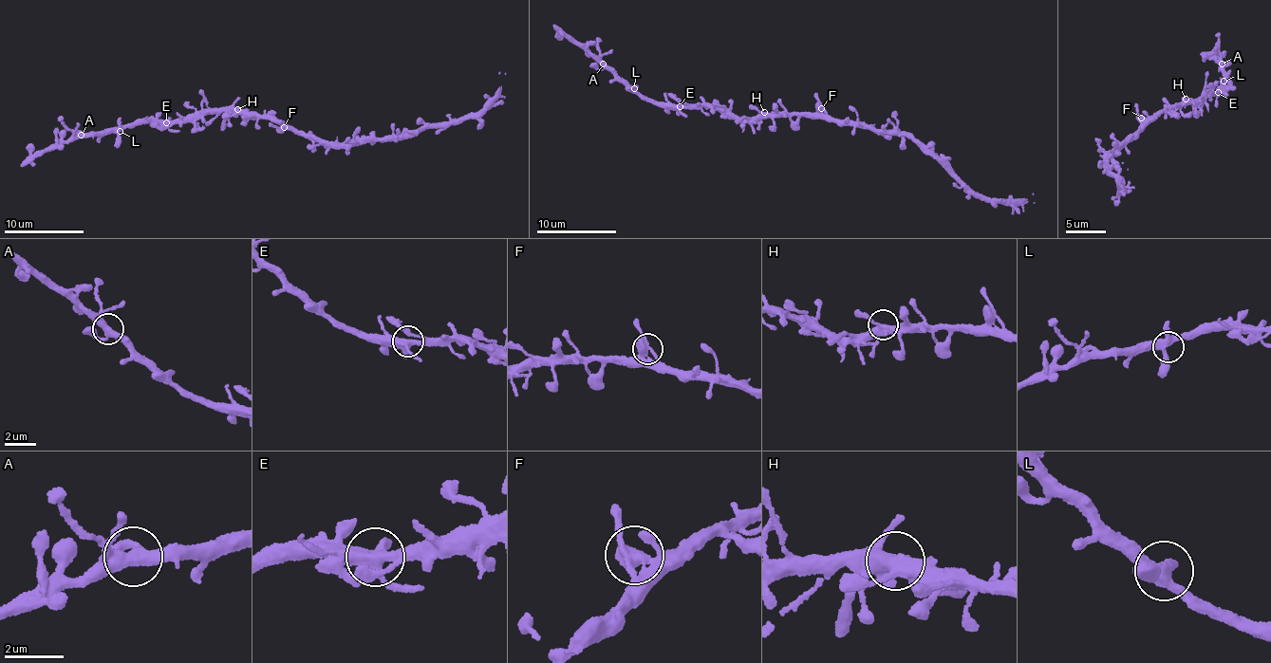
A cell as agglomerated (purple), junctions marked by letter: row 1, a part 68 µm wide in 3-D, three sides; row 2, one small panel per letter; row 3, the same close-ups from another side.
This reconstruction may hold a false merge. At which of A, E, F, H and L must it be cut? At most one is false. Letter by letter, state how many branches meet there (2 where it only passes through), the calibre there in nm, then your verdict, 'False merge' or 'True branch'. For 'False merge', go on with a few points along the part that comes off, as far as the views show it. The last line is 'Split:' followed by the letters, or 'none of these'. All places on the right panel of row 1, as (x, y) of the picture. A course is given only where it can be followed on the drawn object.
A: Branches: 4. Thickness 360 nm. True branch
E: Branches: 4. Thickness 380 nm. True branch
F: Branches: 4. Thickness 400 nm. True branch
H: Branches: 4. Thickness 400 nm. True branch
L: Branches: 4. Thickness 400 nm. True branch
Split: none of these

